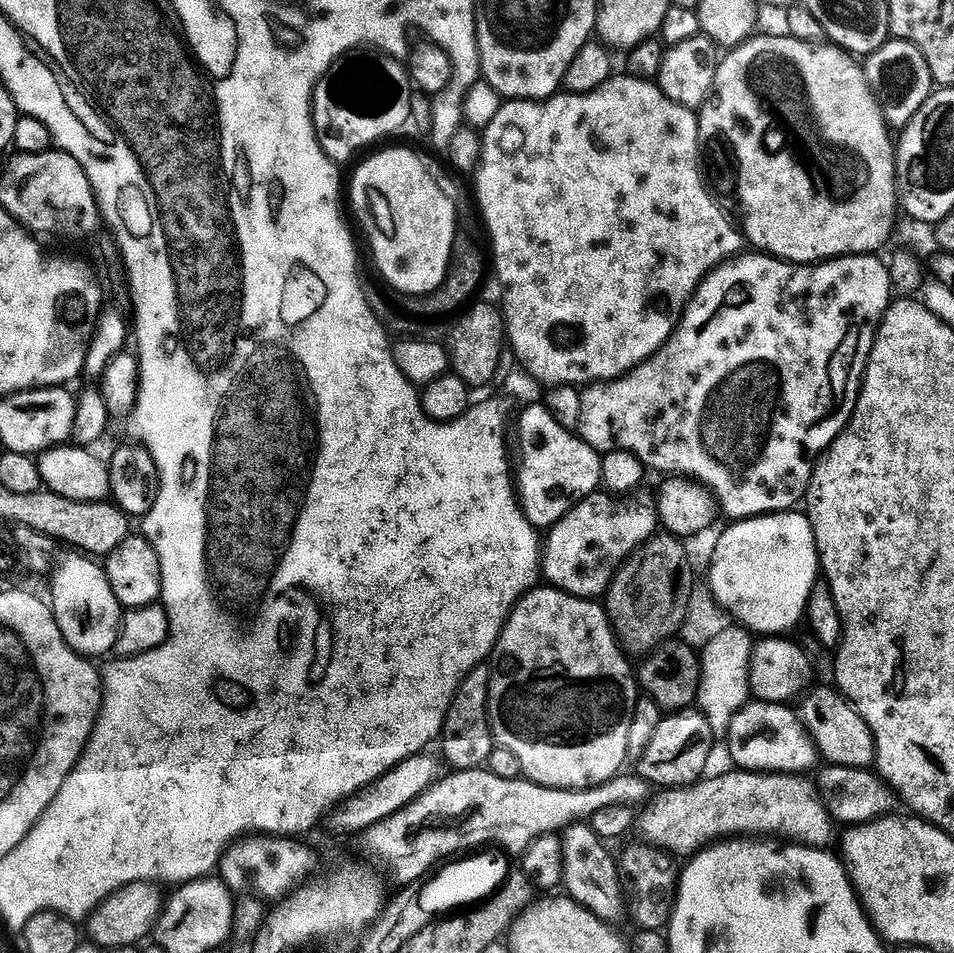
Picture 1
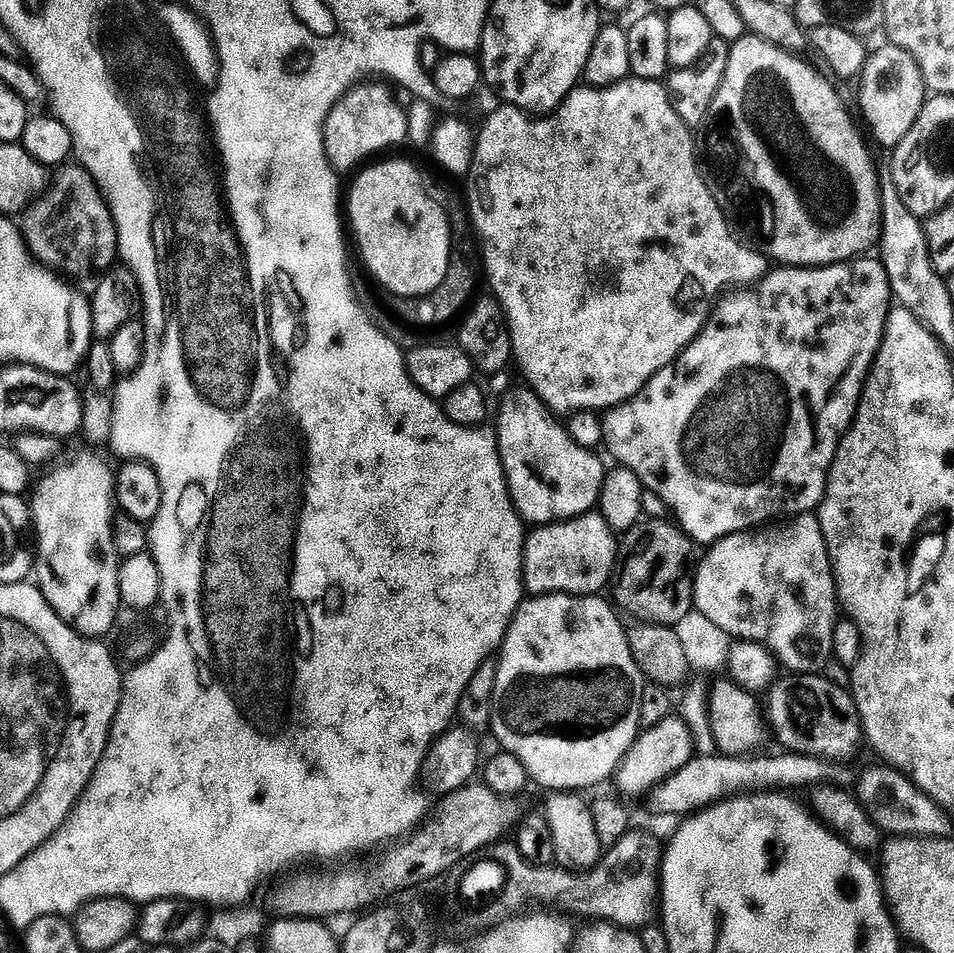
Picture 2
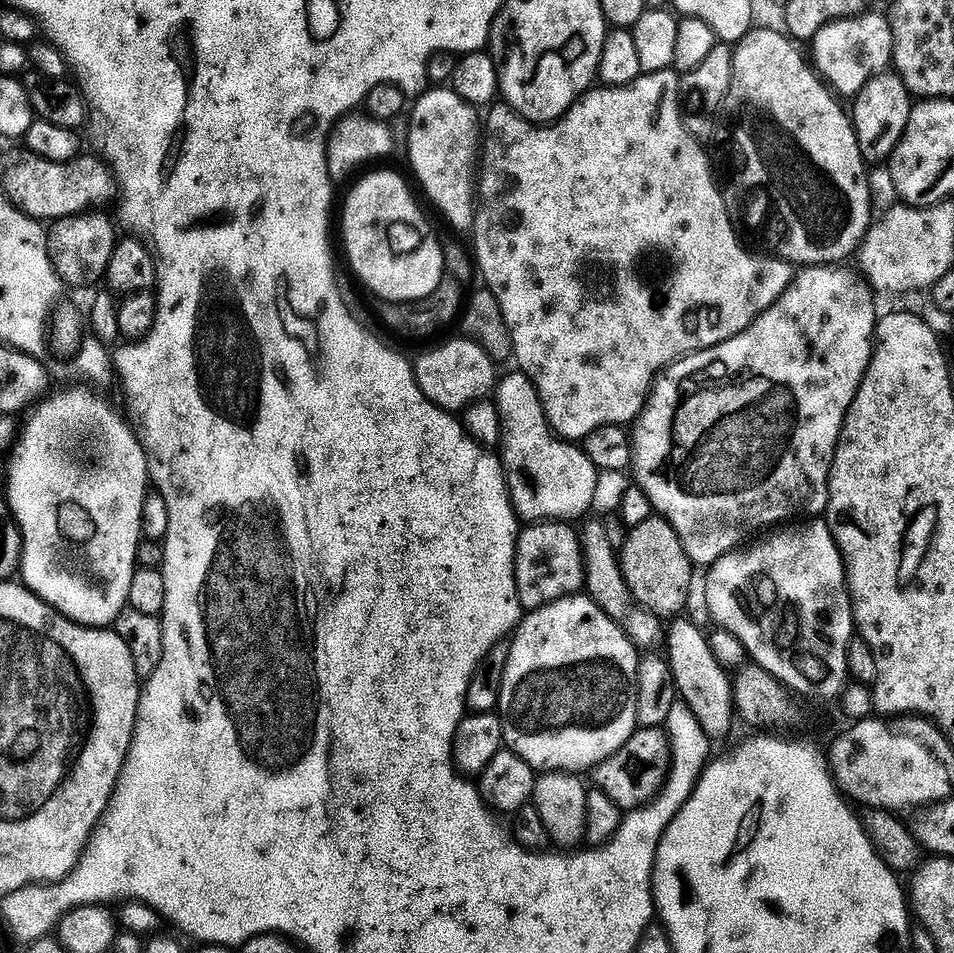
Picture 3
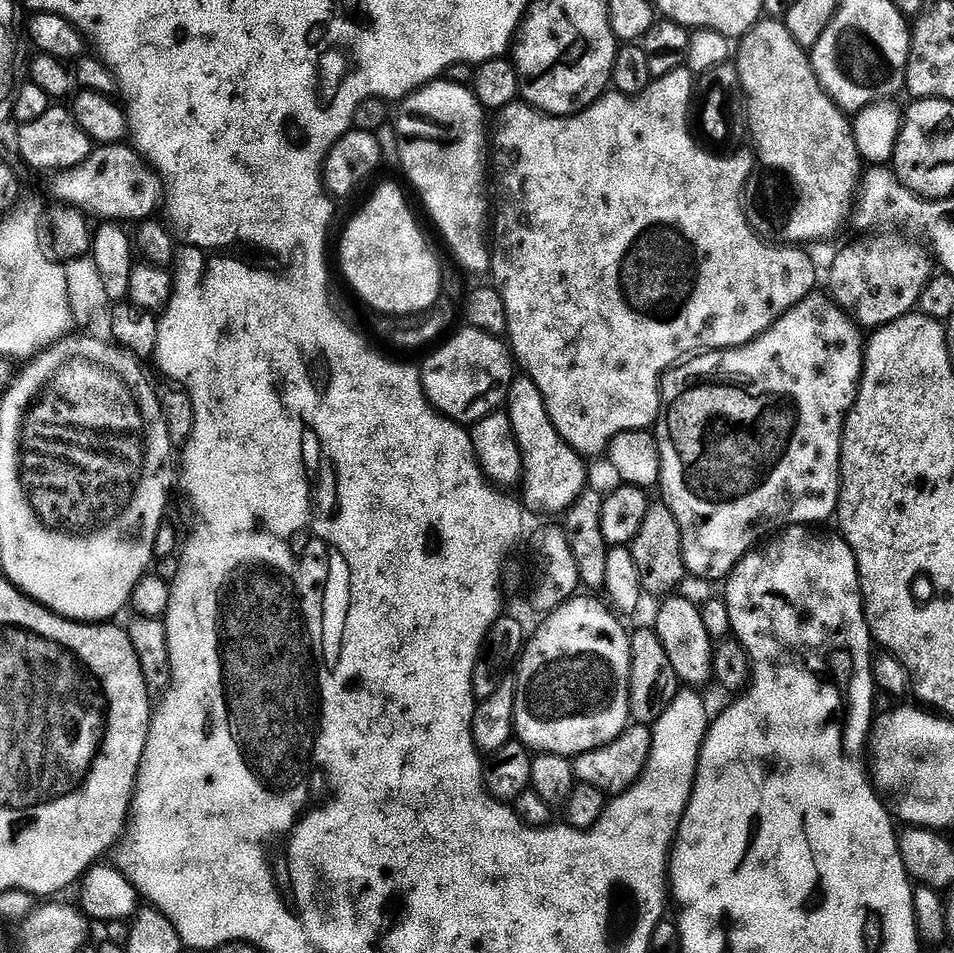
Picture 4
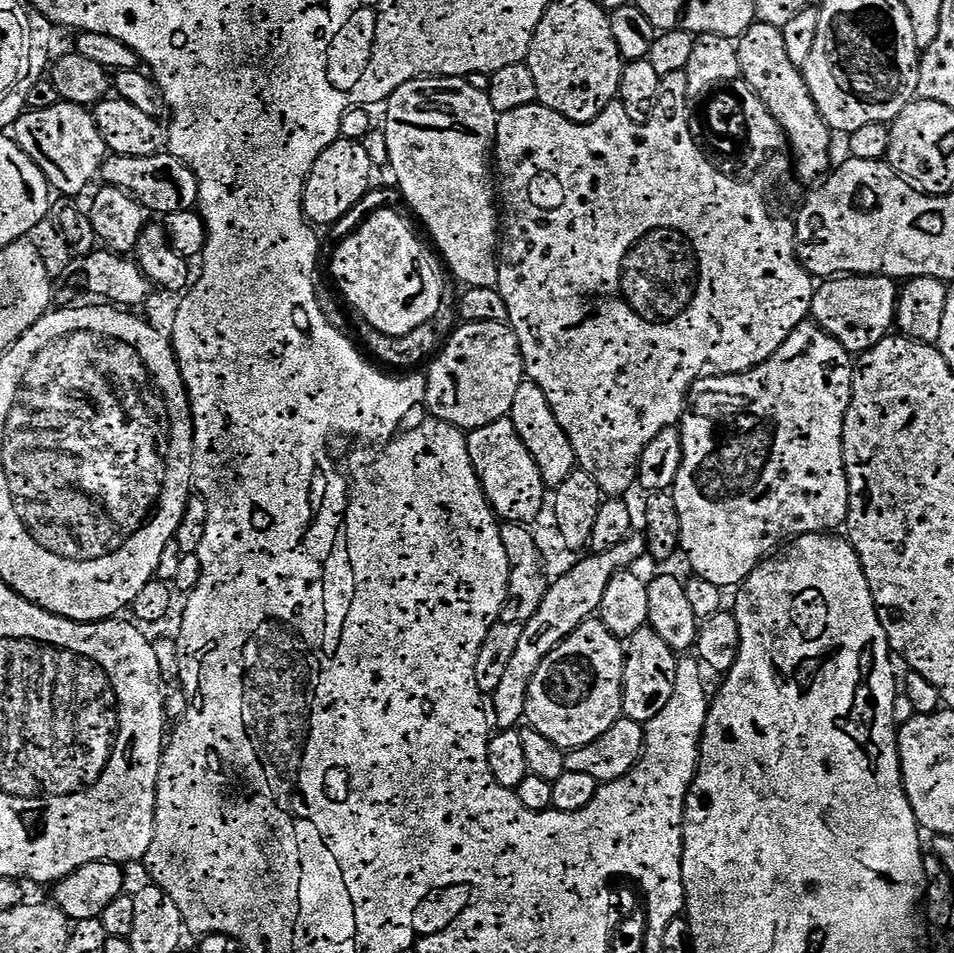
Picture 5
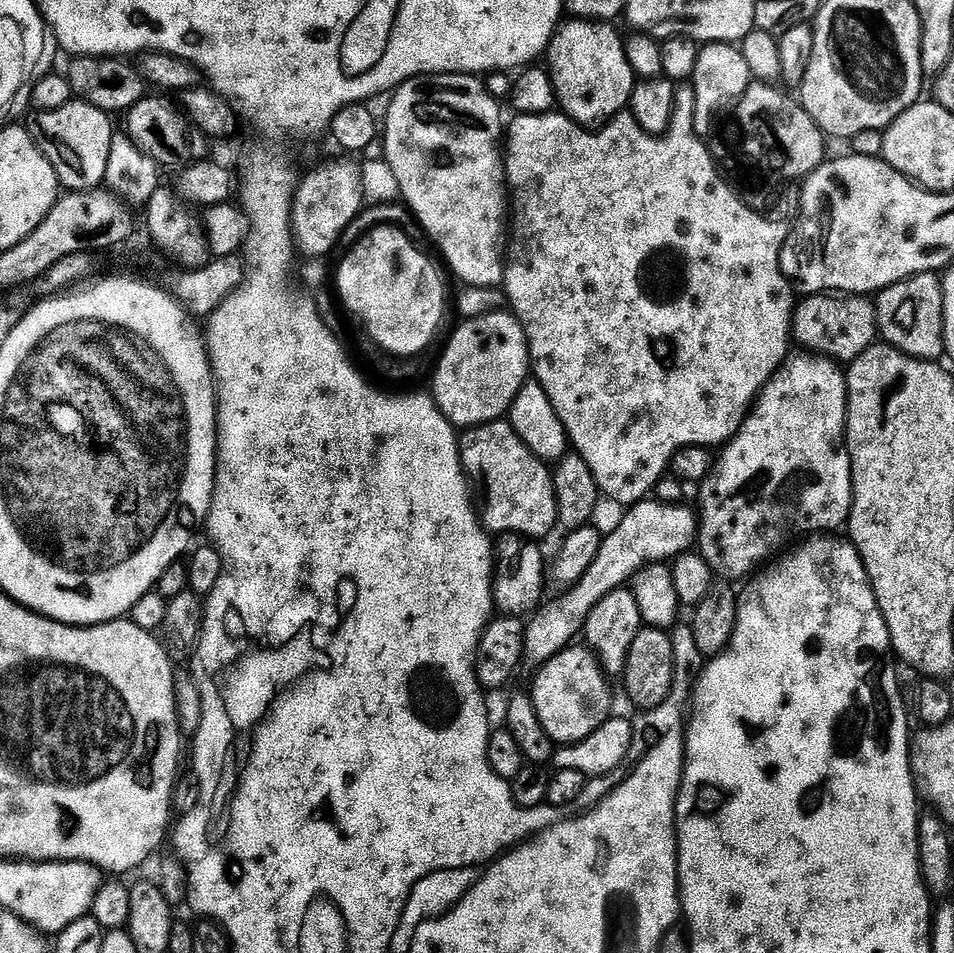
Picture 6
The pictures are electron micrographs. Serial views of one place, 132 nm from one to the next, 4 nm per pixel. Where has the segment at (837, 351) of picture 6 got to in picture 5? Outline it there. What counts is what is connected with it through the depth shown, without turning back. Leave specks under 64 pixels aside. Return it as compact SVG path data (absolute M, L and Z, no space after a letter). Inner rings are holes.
M842 276L817 287L810 316L826 334L842 342L847 352L863 354L893 331L899 298L900 288L891 276Z

